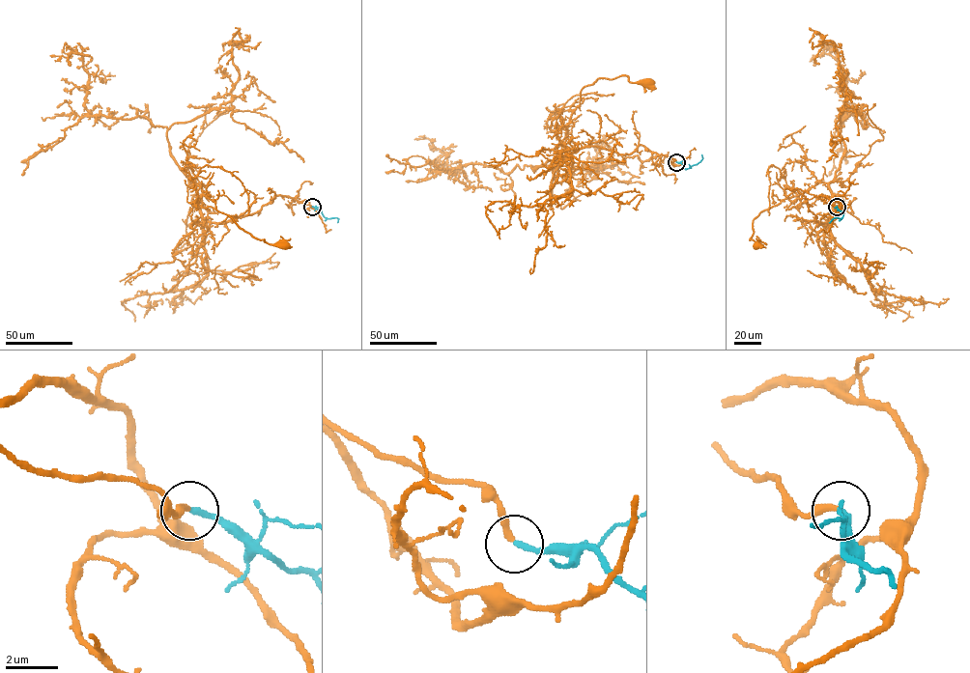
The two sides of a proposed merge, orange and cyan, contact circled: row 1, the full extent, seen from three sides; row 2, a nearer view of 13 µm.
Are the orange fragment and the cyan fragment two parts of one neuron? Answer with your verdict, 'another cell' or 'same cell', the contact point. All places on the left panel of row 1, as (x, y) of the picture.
same cell; at (312, 207)

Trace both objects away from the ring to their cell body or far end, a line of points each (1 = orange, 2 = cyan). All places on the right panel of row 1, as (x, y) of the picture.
1: (836, 207), (819, 196), (828, 205), (821, 223), (833, 204), (822, 182), (783, 199), (753, 221), (756, 245)
2: (837, 207), (843, 212), (842, 216), (829, 222)

